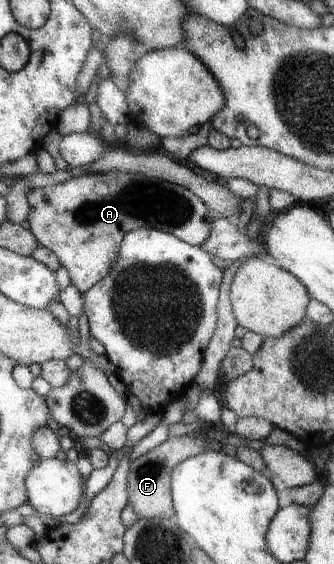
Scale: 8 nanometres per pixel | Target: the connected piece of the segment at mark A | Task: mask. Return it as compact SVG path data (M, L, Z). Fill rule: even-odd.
M113 171L72 177L56 185L34 188L26 195L28 213L26 219L30 233L38 244L58 256L60 265L66 269L70 283L81 294L88 291L108 273L118 253L122 236L138 228L154 228L169 233L191 246L198 246L208 237L212 217L208 208L185 187L148 177L139 173Z

